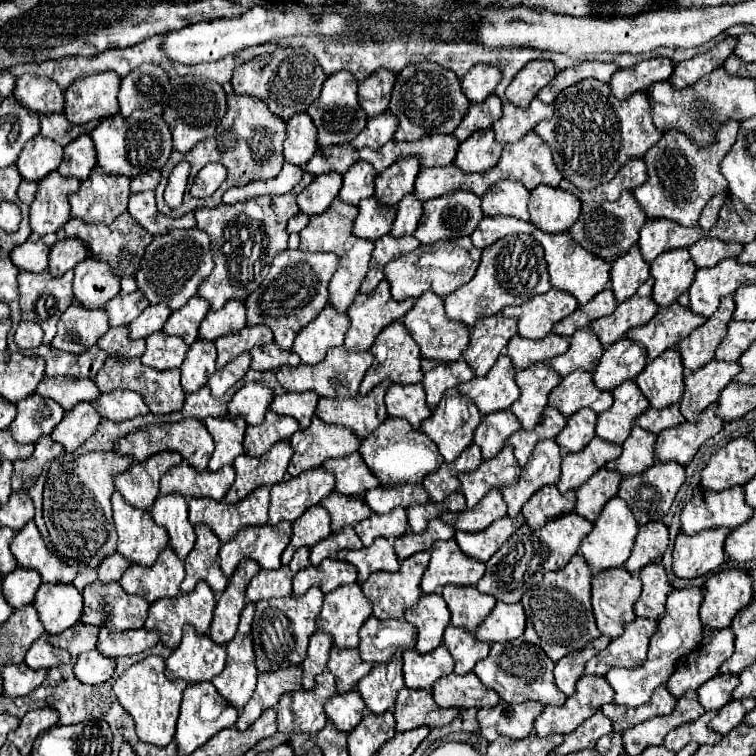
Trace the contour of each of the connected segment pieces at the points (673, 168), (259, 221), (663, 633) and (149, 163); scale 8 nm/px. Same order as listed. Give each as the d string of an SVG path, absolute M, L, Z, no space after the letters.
M728 121L724 127L728 127L728 143L720 141L710 149L698 149L686 135L670 131L664 133L658 145L646 153L644 161L648 165L648 181L632 193L648 219L670 219L682 227L694 227L698 225L704 205L712 197L728 195L728 181L720 171L720 163L736 143L740 125Z
M306 173L302 181L282 197L256 197L244 203L220 205L214 209L198 209L196 221L198 229L202 229L210 237L210 247L214 253L214 271L200 285L198 297L210 303L212 311L222 309L228 301L238 299L244 301L254 289L258 289L260 281L268 275L270 263L276 253L284 251L288 245L286 223L290 217L298 213L296 195L314 181L312 173Z
M698 587L676 589L668 595L666 615L664 615L662 621L658 621L658 631L654 633L654 637L650 641L646 663L640 669L614 667L614 669L610 669L610 673L606 673L606 681L614 689L614 701L616 703L628 705L628 707L646 705L654 690L668 681L670 673L674 671L676 661L682 655L686 655L686 653L690 653L698 647L700 637L702 637L702 623L700 623L700 617L698 617L700 603L702 603L702 589L698 589Z
M142 111L142 119L122 117L120 113L106 117L100 125L90 133L96 153L98 153L98 167L102 167L110 175L126 175L130 179L162 169L172 153L172 135L168 125L160 115L152 115Z

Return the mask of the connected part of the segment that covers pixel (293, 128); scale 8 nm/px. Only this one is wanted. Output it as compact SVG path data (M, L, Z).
M296 113L286 121L286 139L284 139L284 157L292 165L304 165L316 153L316 127L308 113Z

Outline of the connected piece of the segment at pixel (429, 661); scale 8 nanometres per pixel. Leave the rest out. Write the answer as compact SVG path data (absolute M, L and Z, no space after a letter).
M444 645L426 655L420 655L412 649L404 651L404 683L410 689L430 691L434 681L438 681L442 675L452 673L452 669L454 661Z

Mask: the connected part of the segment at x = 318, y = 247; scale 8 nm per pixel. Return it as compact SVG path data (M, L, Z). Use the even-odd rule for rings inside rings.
M334 201L330 205L330 209L326 209L322 215L314 215L310 219L310 223L300 231L300 249L314 253L314 251L332 251L340 257L340 267L334 273L332 281L330 281L330 305L338 311L338 313L348 313L350 305L354 303L358 289L362 285L362 279L368 273L370 267L370 253L372 253L372 243L370 241L362 241L358 237L352 235L352 223L358 215L358 209L354 205L346 205L342 201Z

